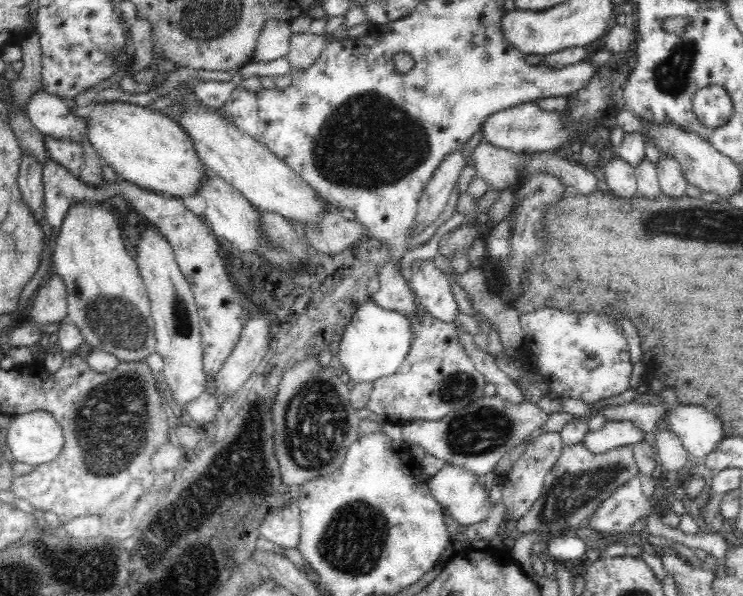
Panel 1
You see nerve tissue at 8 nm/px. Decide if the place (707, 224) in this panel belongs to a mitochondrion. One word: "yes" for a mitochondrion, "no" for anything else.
yes

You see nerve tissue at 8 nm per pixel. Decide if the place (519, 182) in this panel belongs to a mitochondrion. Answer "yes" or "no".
no

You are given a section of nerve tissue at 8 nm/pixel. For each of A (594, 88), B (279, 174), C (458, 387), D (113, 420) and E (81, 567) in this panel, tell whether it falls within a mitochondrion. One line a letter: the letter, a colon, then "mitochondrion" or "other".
A: other
B: other
C: mitochondrion
D: mitochondrion
E: mitochondrion

